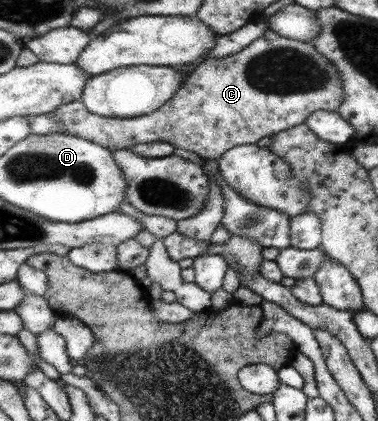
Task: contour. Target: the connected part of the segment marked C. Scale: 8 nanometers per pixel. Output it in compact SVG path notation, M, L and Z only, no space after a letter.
M266 29L246 48L224 58L208 58L200 62L185 77L183 84L157 110L136 118L101 118L85 111L80 101L68 102L55 109L51 116L63 126L62 134L78 136L94 142L108 151L132 149L148 142L166 142L173 148L192 152L202 160L215 161L234 146L257 144L260 139L303 124L316 110L335 112L343 93L338 70L322 54L314 50L311 42L283 37Z

